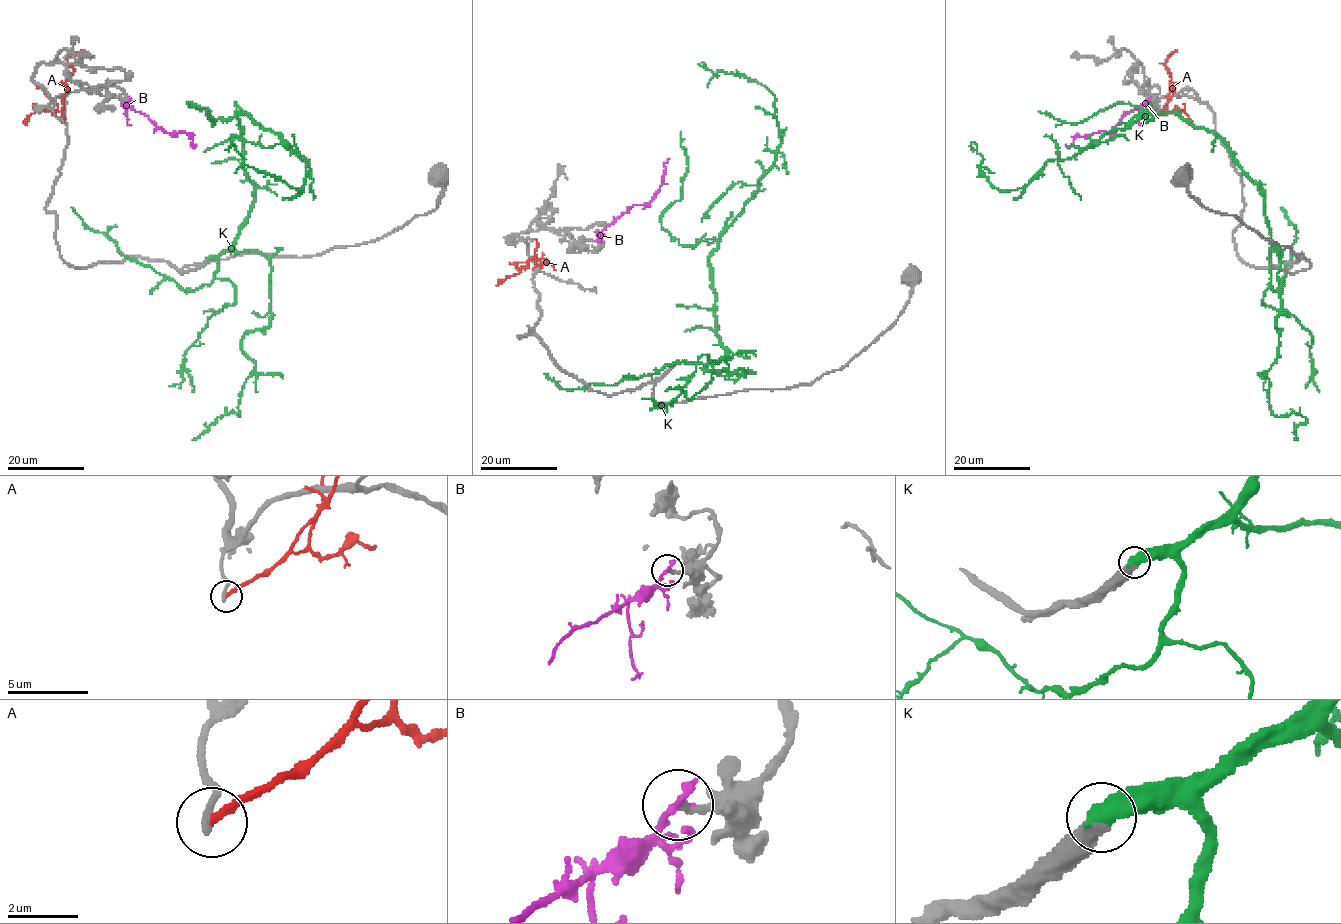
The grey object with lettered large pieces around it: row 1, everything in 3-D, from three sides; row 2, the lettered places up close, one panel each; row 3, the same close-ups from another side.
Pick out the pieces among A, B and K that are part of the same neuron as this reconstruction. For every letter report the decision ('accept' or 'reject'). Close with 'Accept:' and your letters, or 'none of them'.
A: reject
B: reject
K: accept
Accept: K

